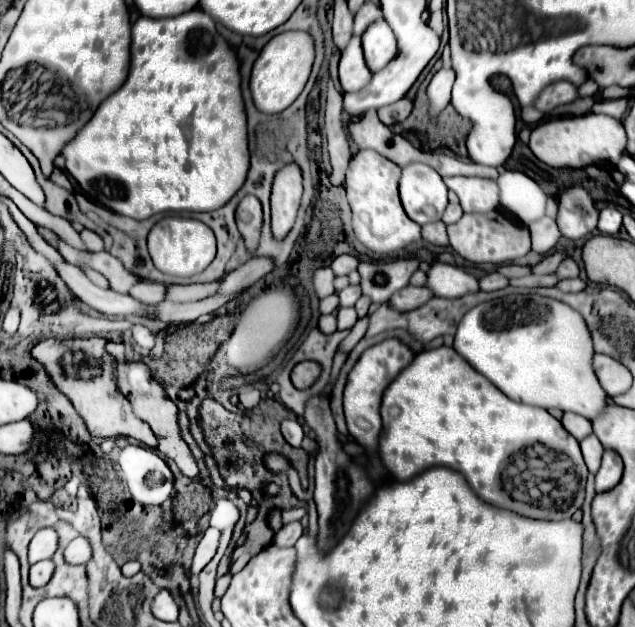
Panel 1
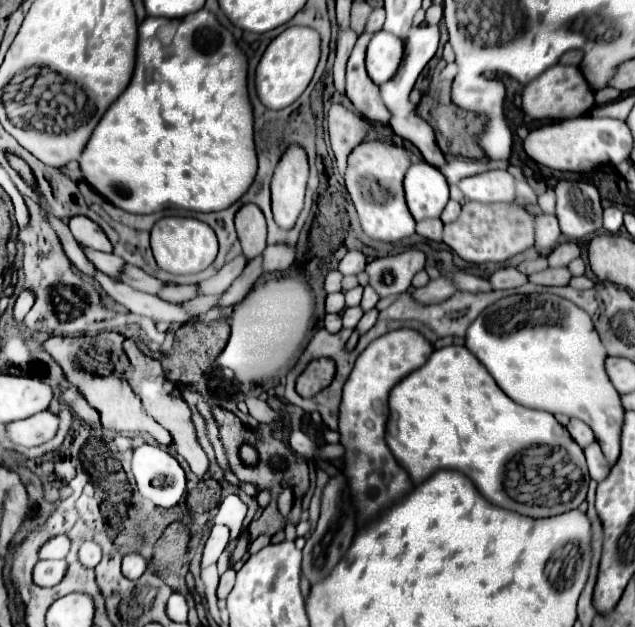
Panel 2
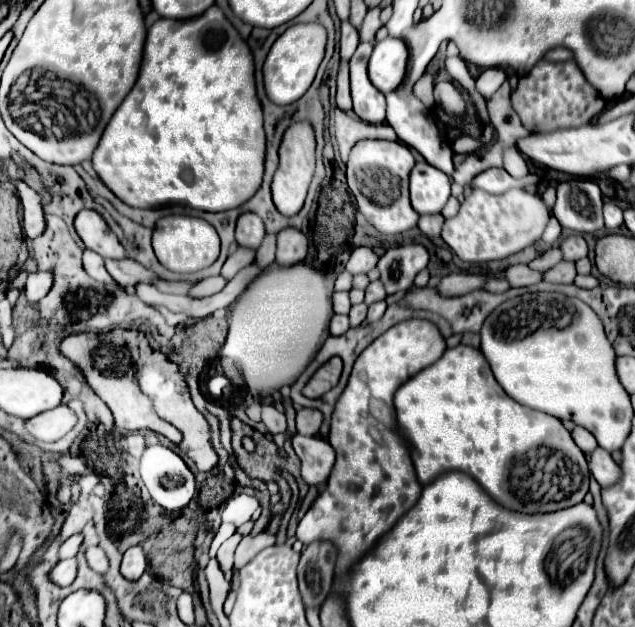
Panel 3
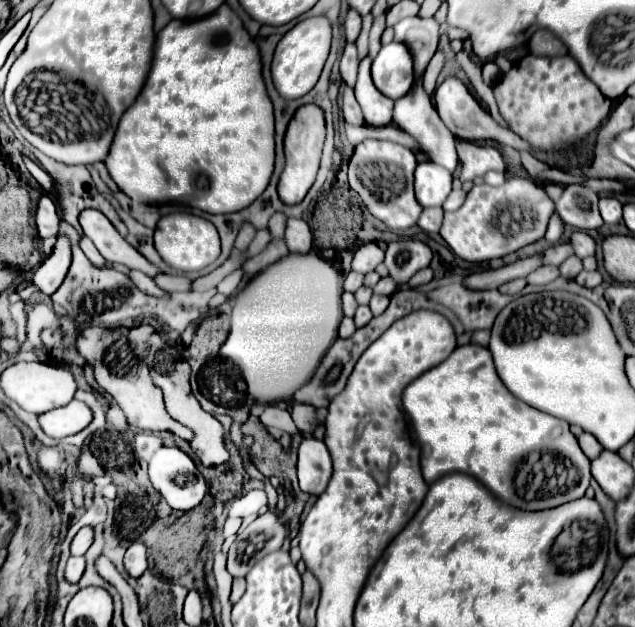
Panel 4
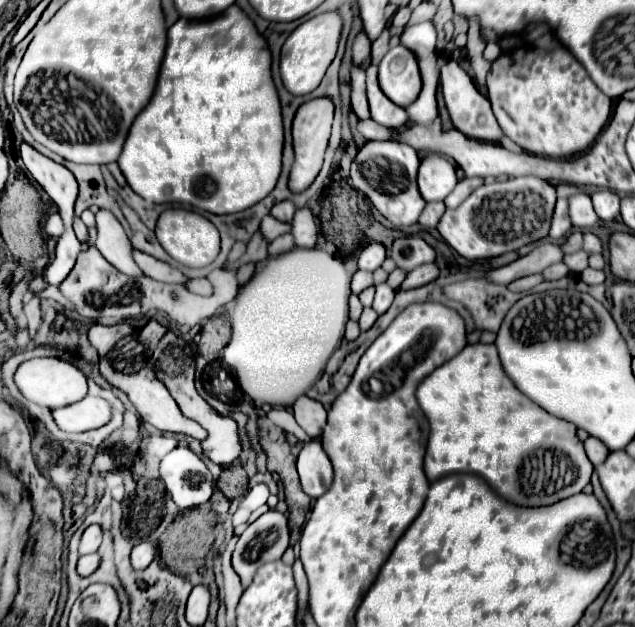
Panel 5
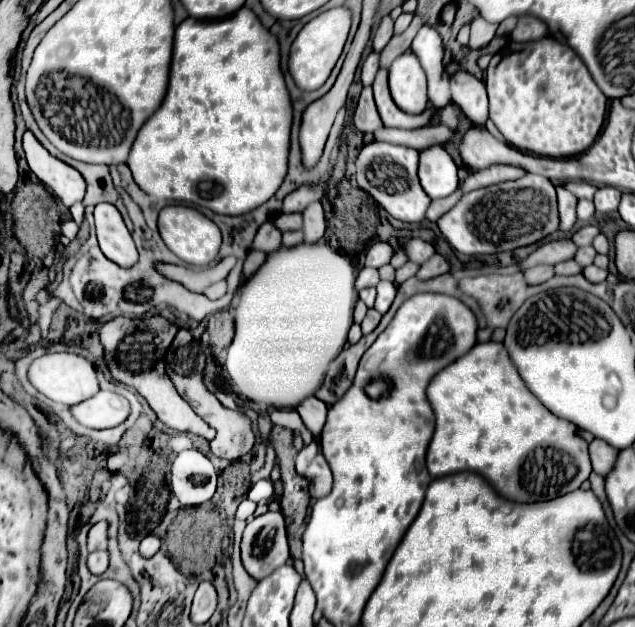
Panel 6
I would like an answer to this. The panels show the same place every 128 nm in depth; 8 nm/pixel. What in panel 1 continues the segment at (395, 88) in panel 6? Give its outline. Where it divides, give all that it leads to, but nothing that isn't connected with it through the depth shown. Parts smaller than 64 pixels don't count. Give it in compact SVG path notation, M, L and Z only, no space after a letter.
M378 20L364 32L362 48L370 72L380 72L384 64L396 56L396 38L392 28L384 20Z

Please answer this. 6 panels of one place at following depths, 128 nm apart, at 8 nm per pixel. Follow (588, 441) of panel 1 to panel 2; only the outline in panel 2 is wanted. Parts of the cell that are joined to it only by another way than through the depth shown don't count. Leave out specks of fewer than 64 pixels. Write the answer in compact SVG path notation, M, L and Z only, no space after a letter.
M598 442L590 444L588 448L584 448L584 454L586 454L586 460L588 460L588 470L590 470L590 478L596 480L596 482L602 482L608 472L610 472L610 464L608 460L604 458Z

